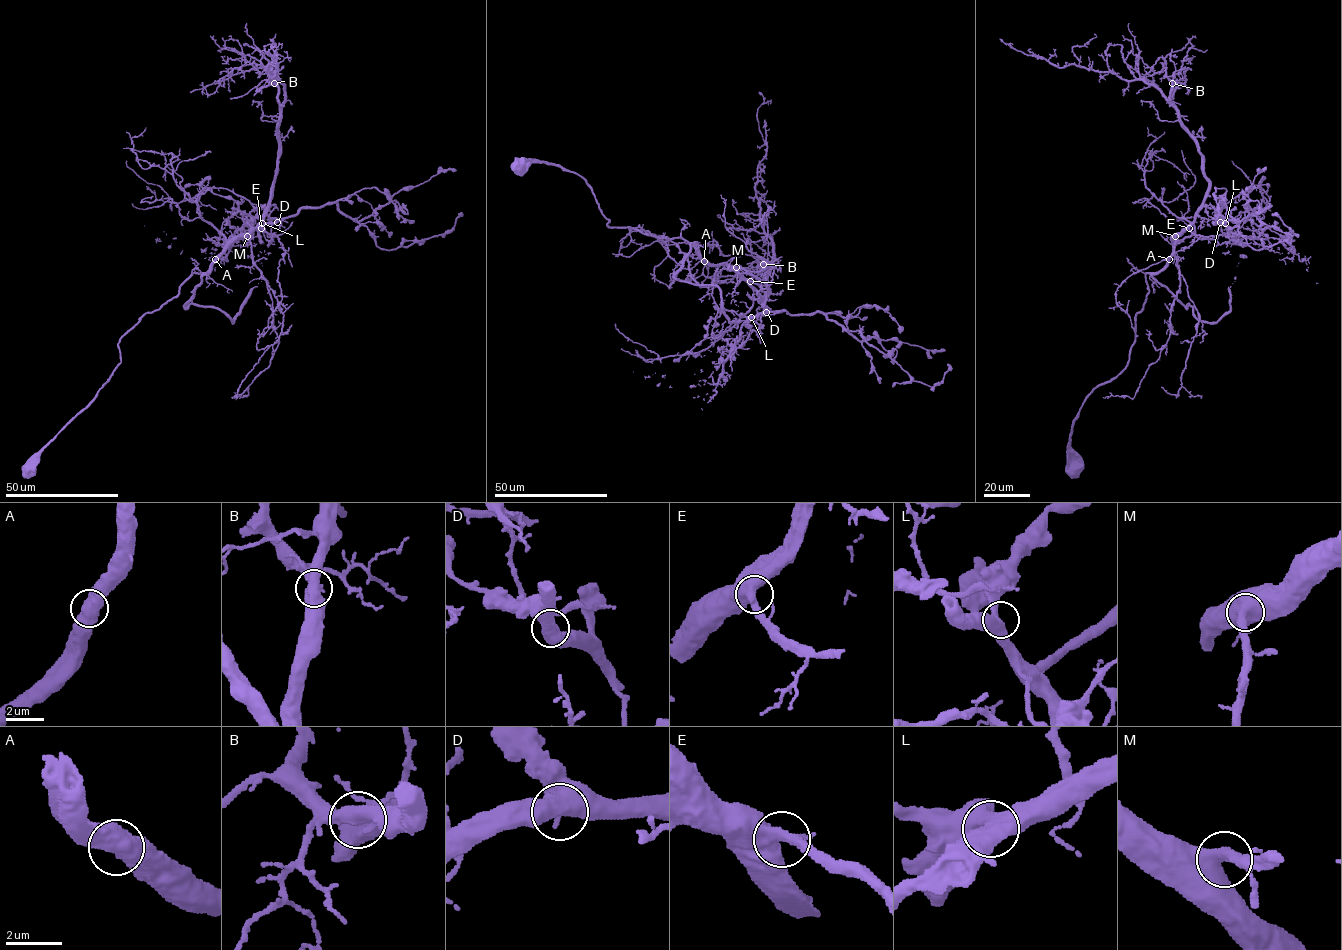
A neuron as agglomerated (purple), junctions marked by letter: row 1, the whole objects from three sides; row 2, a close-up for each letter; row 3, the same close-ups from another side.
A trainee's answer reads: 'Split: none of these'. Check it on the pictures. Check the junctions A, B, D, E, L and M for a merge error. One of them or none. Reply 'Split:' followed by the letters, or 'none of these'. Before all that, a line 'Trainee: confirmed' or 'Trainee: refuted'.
Trainee: confirmed
Split: none of these

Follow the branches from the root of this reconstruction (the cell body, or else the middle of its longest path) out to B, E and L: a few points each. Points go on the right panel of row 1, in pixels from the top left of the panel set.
B: (1075, 469), (1072, 422), (1129, 362), (1145, 274), (1166, 264), (1208, 187), (1172, 83)
E: (1075, 469), (1072, 422), (1129, 362), (1145, 274), (1166, 264), (1172, 238), (1189, 228)
L: (1075, 469), (1072, 422), (1129, 362), (1145, 274), (1166, 264), (1172, 238), (1203, 206), (1225, 223)

